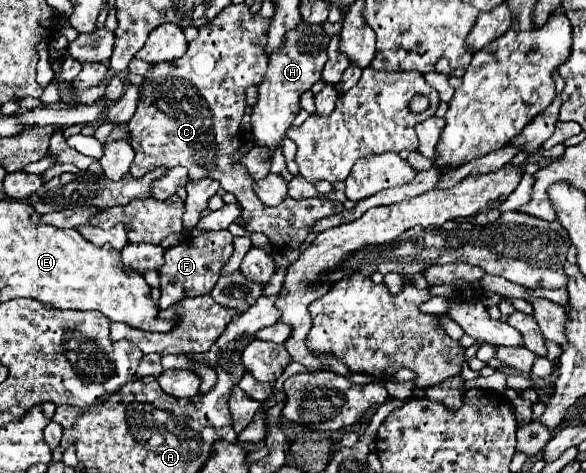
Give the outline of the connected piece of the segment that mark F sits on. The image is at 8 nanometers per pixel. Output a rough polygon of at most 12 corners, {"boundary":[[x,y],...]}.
{"boundary":[[230,232],[164,252],[160,302],[208,294],[232,256]]}

